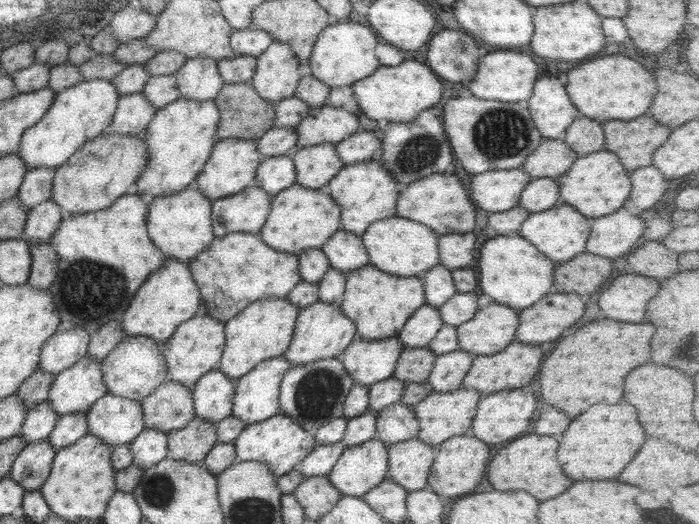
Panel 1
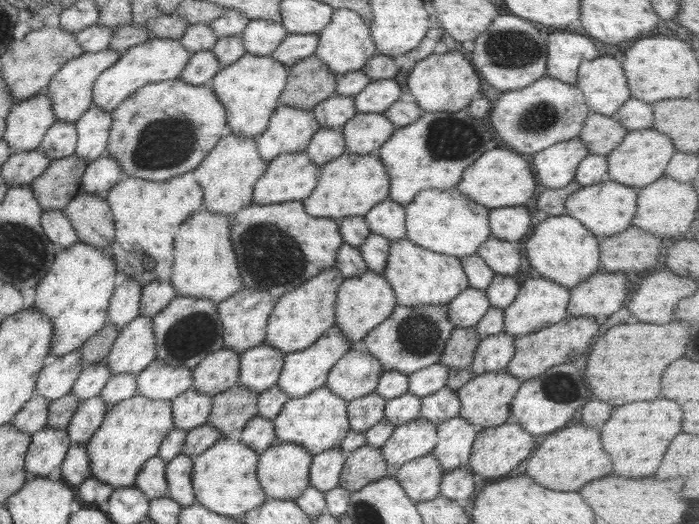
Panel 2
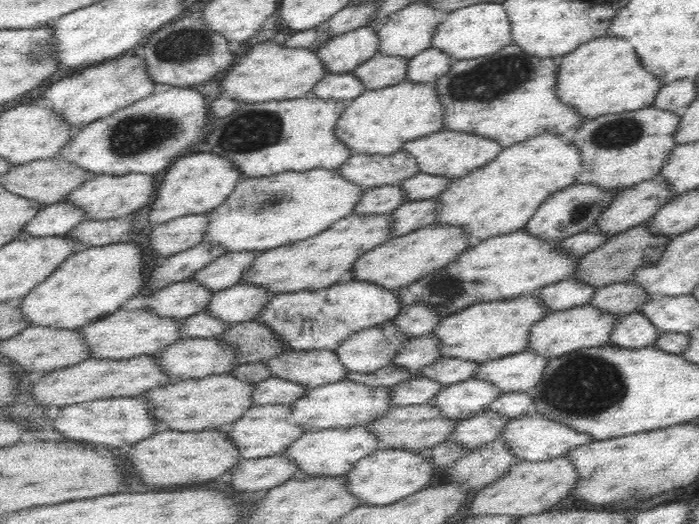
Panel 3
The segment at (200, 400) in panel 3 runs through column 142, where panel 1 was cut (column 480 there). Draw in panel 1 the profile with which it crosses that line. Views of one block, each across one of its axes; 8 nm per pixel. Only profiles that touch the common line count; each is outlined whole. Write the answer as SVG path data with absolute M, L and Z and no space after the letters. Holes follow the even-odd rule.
M462 387L447 393L430 393L426 398L411 406L413 416L418 422L418 433L414 438L421 444L437 448L441 442L452 438L452 436L468 433L473 415L475 415L475 407L481 398L479 393Z

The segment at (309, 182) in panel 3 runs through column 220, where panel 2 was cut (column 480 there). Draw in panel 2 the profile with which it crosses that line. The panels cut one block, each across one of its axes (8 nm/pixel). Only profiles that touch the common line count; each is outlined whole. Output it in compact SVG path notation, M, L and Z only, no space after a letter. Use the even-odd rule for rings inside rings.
M423 190L417 193L405 206L405 240L424 249L463 258L476 254L483 242L490 237L489 209L469 200L459 190Z

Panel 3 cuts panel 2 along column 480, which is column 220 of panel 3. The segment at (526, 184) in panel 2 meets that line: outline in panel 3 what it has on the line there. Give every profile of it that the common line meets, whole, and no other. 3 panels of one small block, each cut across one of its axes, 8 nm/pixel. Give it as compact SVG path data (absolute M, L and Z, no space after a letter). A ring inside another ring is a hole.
M211 152L184 155L176 159L162 176L156 198L146 212L146 219L152 225L159 225L188 215L208 213L224 204L245 178L245 174L225 156Z

